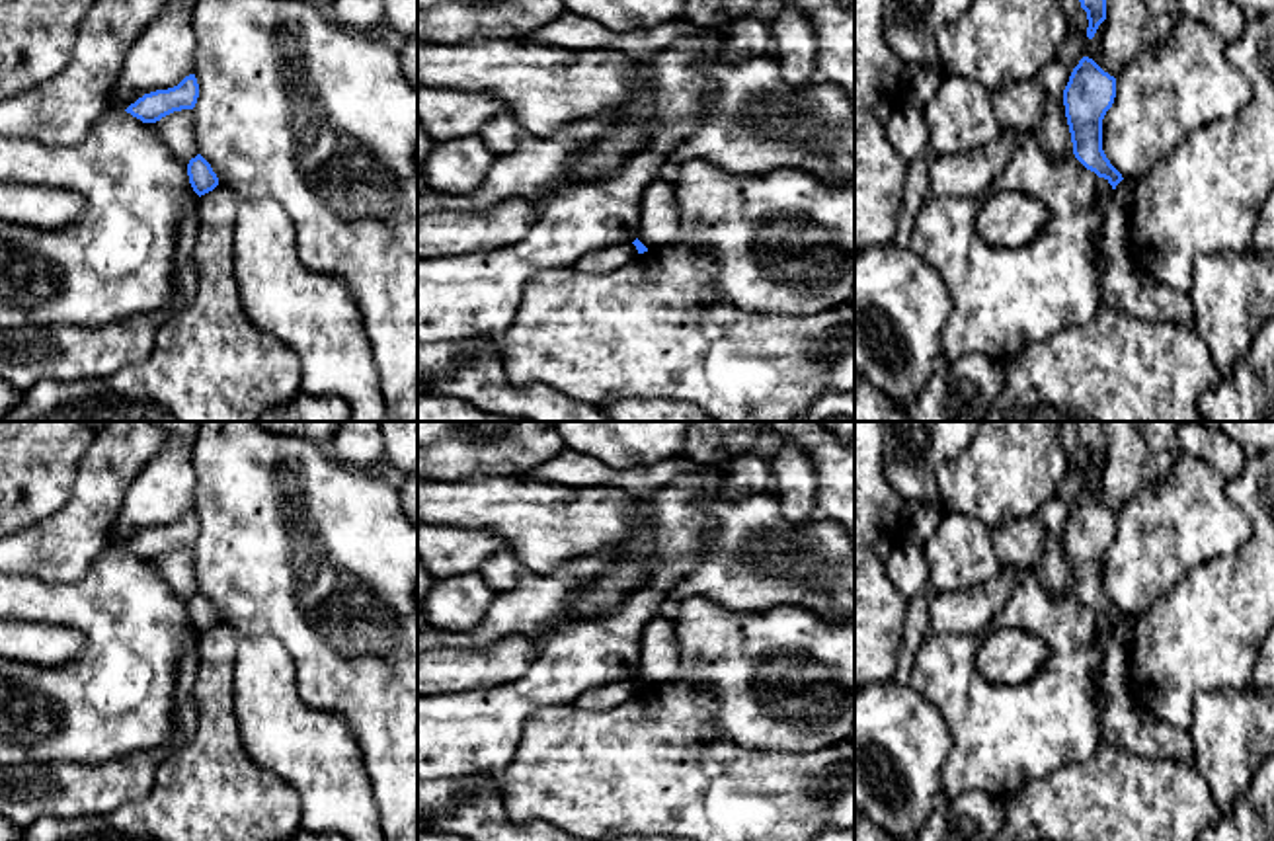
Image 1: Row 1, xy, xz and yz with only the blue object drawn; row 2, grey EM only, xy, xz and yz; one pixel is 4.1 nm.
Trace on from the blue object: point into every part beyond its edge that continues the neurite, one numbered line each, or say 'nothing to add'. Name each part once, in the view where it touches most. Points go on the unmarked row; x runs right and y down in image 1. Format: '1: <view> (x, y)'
nothing to add

